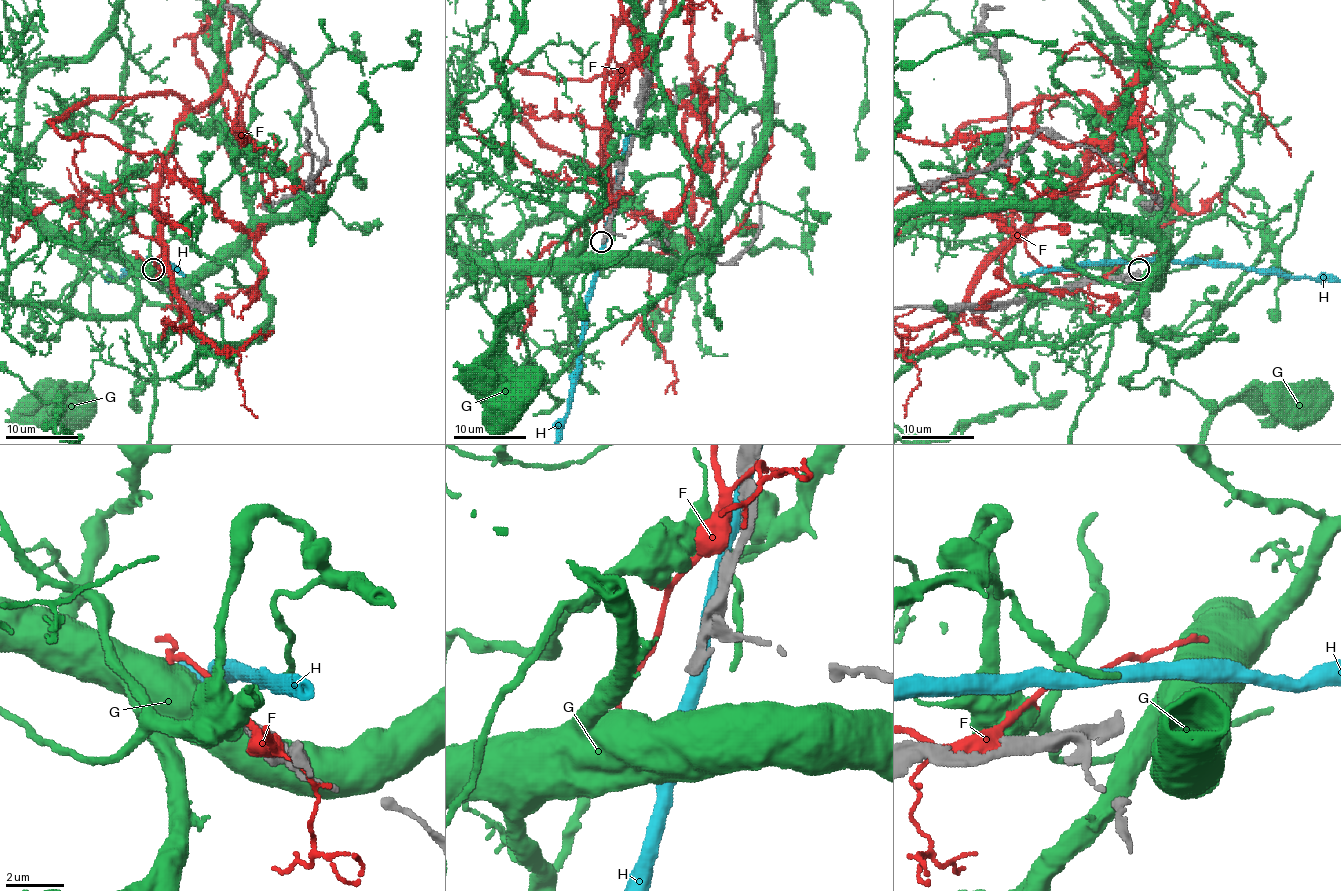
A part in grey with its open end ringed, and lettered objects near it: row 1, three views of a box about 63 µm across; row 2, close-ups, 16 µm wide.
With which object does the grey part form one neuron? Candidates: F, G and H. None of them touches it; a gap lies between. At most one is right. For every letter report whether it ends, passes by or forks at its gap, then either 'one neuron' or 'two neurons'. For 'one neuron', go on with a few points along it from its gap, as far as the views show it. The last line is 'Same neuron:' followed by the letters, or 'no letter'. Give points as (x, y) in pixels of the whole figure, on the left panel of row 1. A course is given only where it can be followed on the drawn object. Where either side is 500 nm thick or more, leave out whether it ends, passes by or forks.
F: it passes by; two neurons
G: two neurons
H: it passes by; two neurons
Same neuron: no letter

